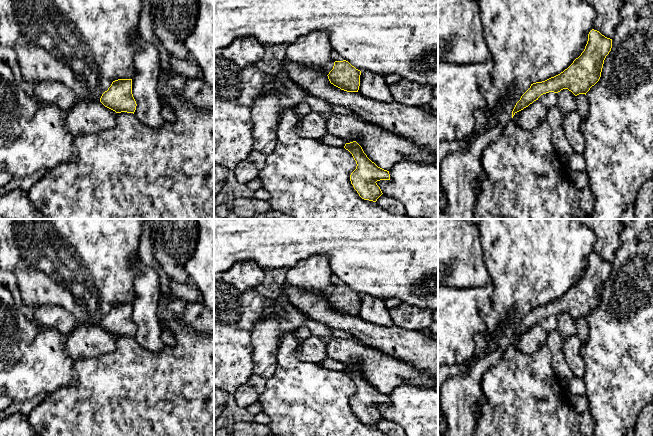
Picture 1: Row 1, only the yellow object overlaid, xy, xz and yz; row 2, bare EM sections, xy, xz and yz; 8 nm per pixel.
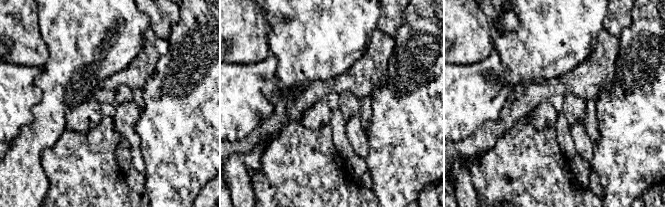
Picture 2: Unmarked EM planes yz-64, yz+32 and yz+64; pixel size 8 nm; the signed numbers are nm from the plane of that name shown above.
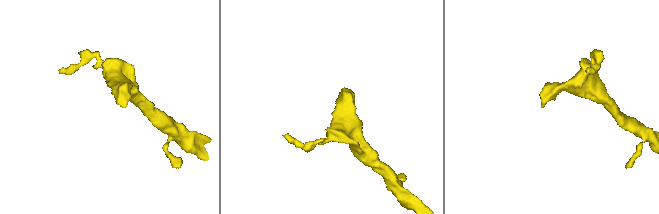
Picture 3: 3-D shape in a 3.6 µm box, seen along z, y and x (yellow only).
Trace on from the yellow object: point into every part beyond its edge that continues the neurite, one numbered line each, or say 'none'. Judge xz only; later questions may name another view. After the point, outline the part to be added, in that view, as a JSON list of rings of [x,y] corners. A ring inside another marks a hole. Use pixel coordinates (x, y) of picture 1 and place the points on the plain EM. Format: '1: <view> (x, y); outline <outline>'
1: xz (335, 280); outline [[[335,275],[332,276],[331,278],[332,283],[335,285],[343,285],[345,284],[343,281],[341,281],[338,277],[336,277]]]

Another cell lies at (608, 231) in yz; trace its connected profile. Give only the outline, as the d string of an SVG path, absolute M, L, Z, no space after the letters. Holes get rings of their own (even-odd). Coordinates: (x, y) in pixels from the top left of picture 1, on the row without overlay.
M577 219L596 235L594 254L612 263L621 247L621 233L625 227L619 219Z

